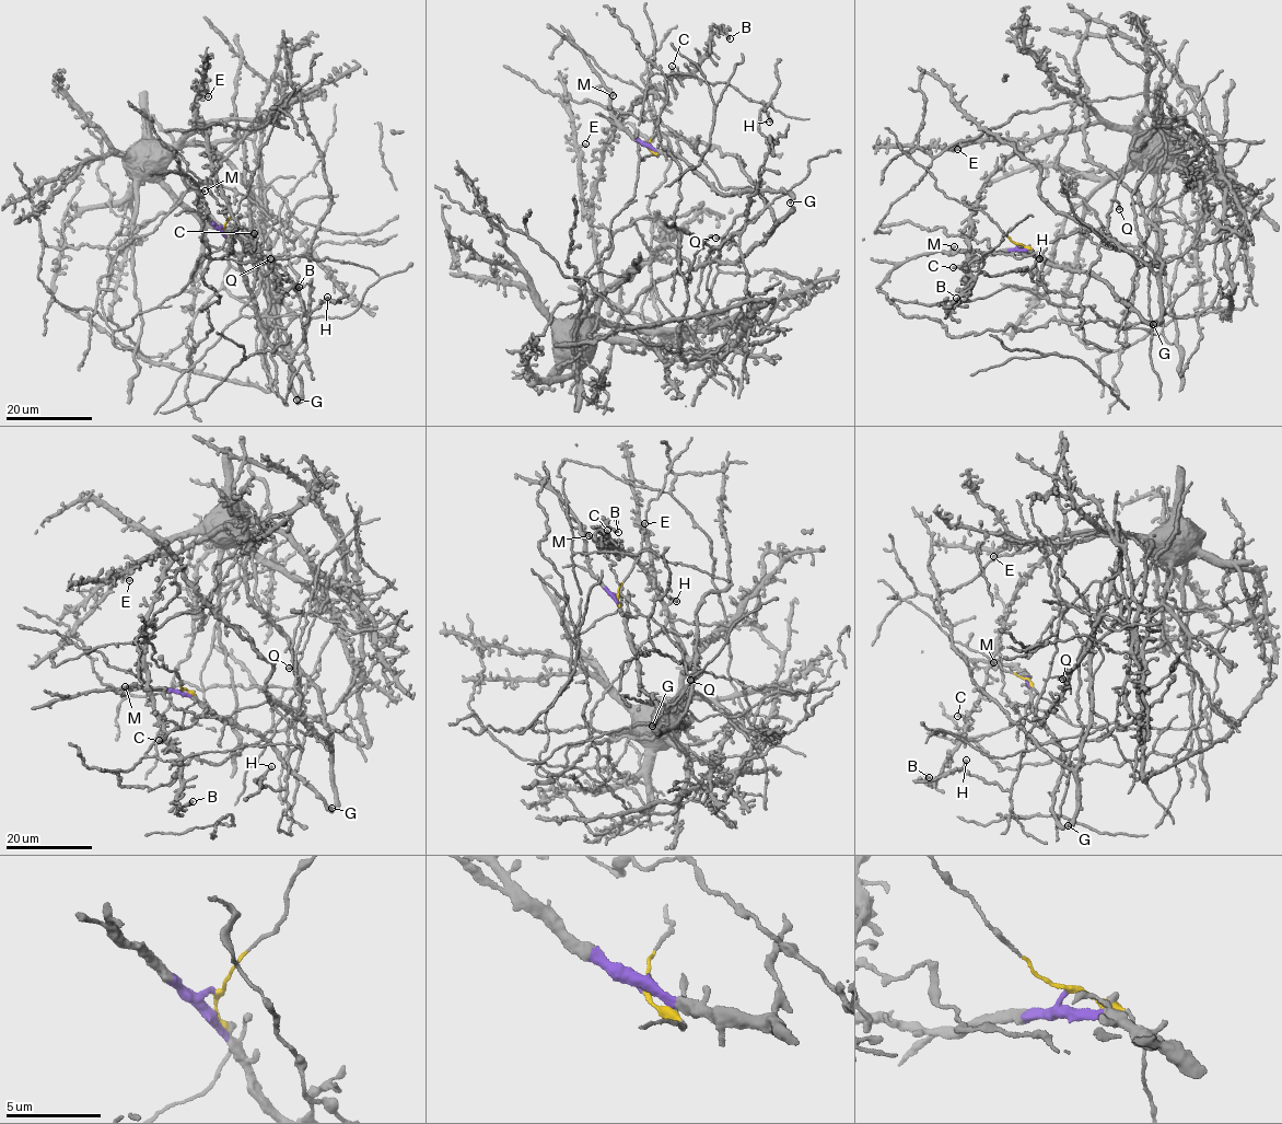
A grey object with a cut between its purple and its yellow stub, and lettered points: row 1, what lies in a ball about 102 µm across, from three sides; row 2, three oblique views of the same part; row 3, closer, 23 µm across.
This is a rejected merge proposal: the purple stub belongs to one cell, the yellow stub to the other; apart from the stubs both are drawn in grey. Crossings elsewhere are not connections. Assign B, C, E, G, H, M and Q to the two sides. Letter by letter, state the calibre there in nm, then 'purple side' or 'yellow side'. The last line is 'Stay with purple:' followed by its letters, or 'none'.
B: 420 nm thick; yellow side
C: 360 nm thick; yellow side
E: 240 nm thick; yellow side
G: 280 nm thick; purple side
H: 400 nm thick; purple side
M: 240 nm thick; purple side
Q: 400 nm thick; purple side
Stay with purple: G, H, M, Q

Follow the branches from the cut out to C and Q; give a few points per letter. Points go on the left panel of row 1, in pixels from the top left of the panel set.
C: (223, 227), (116, 347), (142, 325), (137, 182), (196, 115), (254, 233)
Q: (222, 226), (236, 253), (248, 252), (259, 262), (267, 258), (280, 266), (301, 299), (289, 256), (270, 258)

